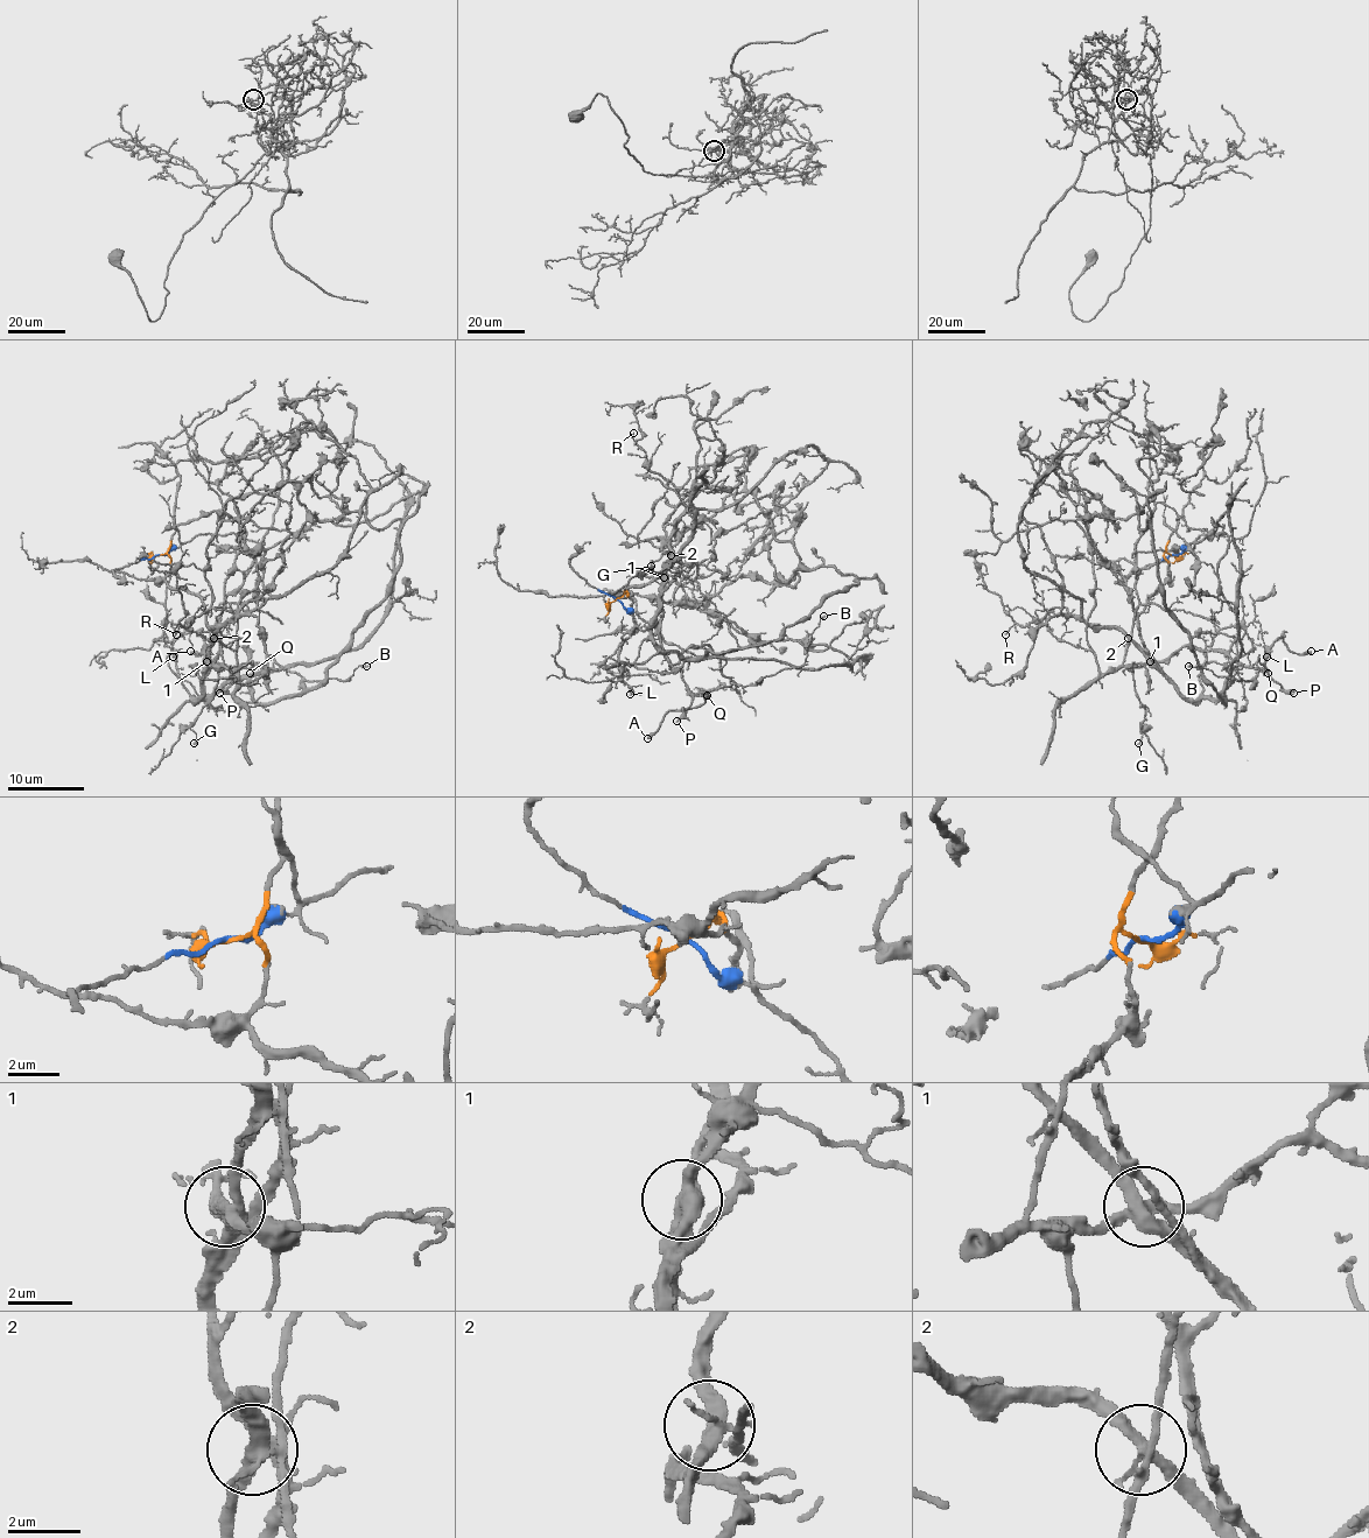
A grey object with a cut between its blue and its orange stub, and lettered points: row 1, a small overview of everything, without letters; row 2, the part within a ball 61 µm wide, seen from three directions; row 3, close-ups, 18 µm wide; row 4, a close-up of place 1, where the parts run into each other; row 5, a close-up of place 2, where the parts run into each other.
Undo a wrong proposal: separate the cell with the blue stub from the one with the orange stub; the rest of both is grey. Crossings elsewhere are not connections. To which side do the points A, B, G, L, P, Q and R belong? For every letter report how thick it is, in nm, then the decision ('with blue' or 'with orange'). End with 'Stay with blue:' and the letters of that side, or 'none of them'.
A: 360 nm | with blue
B: 140 nm | with blue
G: 150 nm | with blue
L: 120 nm | with orange
P: 260 nm | with blue
Q: 130 nm | with blue
R: 120 nm | with orange
Stay with blue: A, B, G, P, Q

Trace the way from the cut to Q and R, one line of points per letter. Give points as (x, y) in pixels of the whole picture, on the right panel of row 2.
Q: (1172, 554), (1201, 535), (1226, 533), (1217, 590), (1238, 625), (1229, 655), (1268, 673)
R: (1172, 554), (1138, 617), (1153, 661), (1117, 626), (1092, 626), (1066, 608), (1004, 634)

